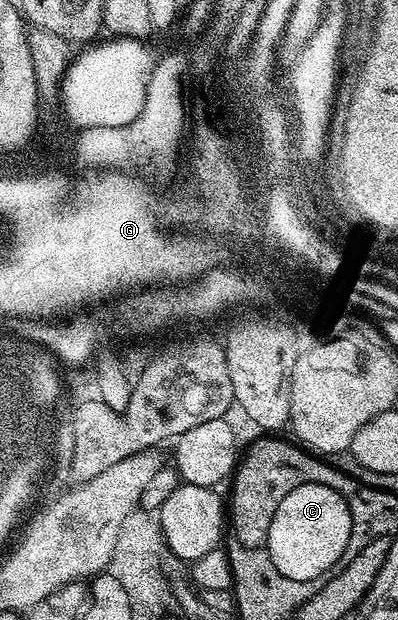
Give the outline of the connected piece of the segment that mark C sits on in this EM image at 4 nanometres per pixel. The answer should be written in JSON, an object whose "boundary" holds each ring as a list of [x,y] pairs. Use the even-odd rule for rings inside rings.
{"boundary":[[[298,485],[286,497],[282,497],[282,505],[278,505],[278,513],[274,513],[274,521],[270,521],[268,543],[270,557],[274,565],[279,565],[280,571],[294,581],[306,581],[311,575],[317,575],[322,569],[328,569],[334,561],[342,557],[346,549],[346,541],[350,538],[351,515],[347,503],[334,489],[326,485]]]}

